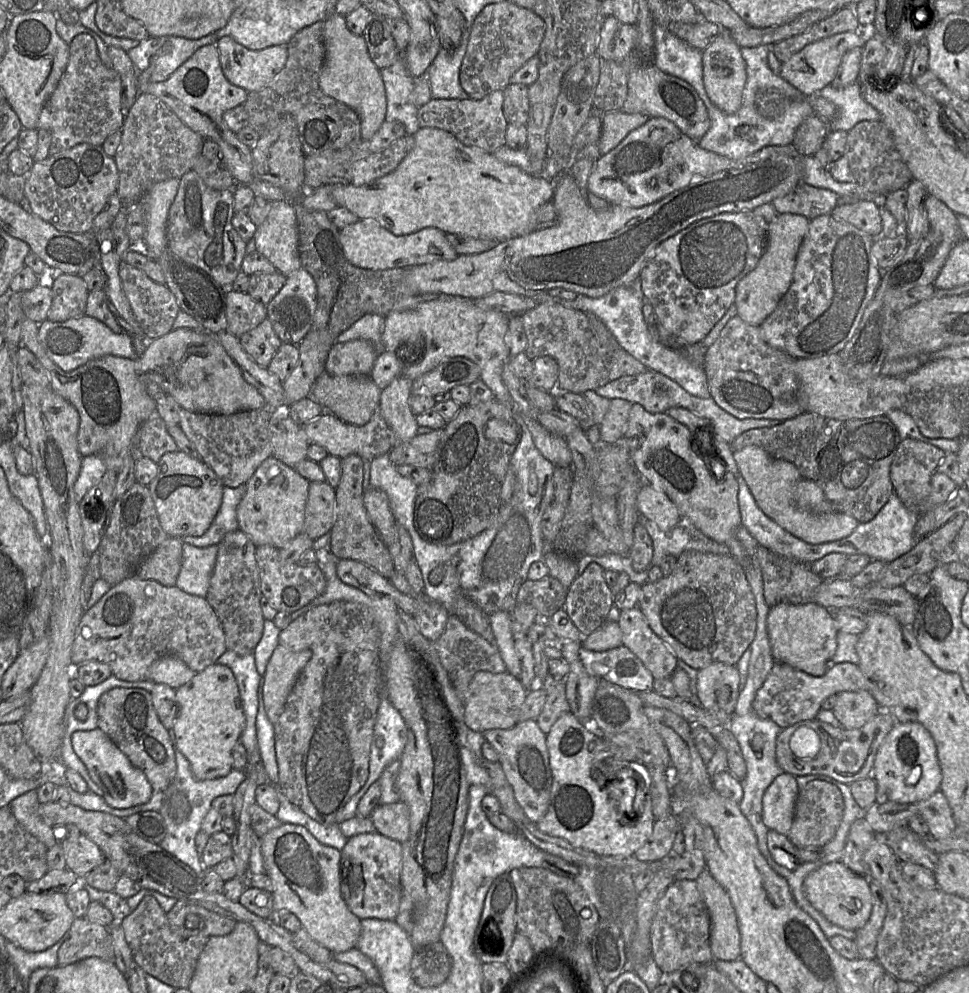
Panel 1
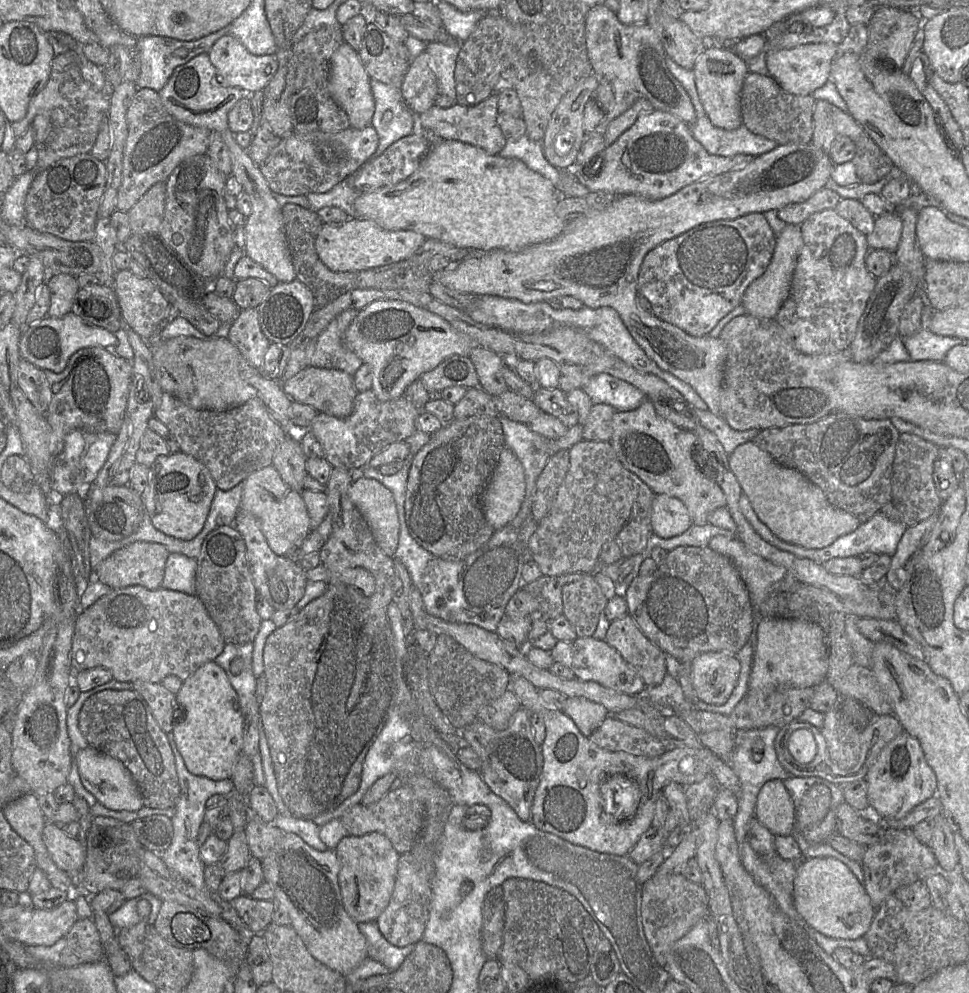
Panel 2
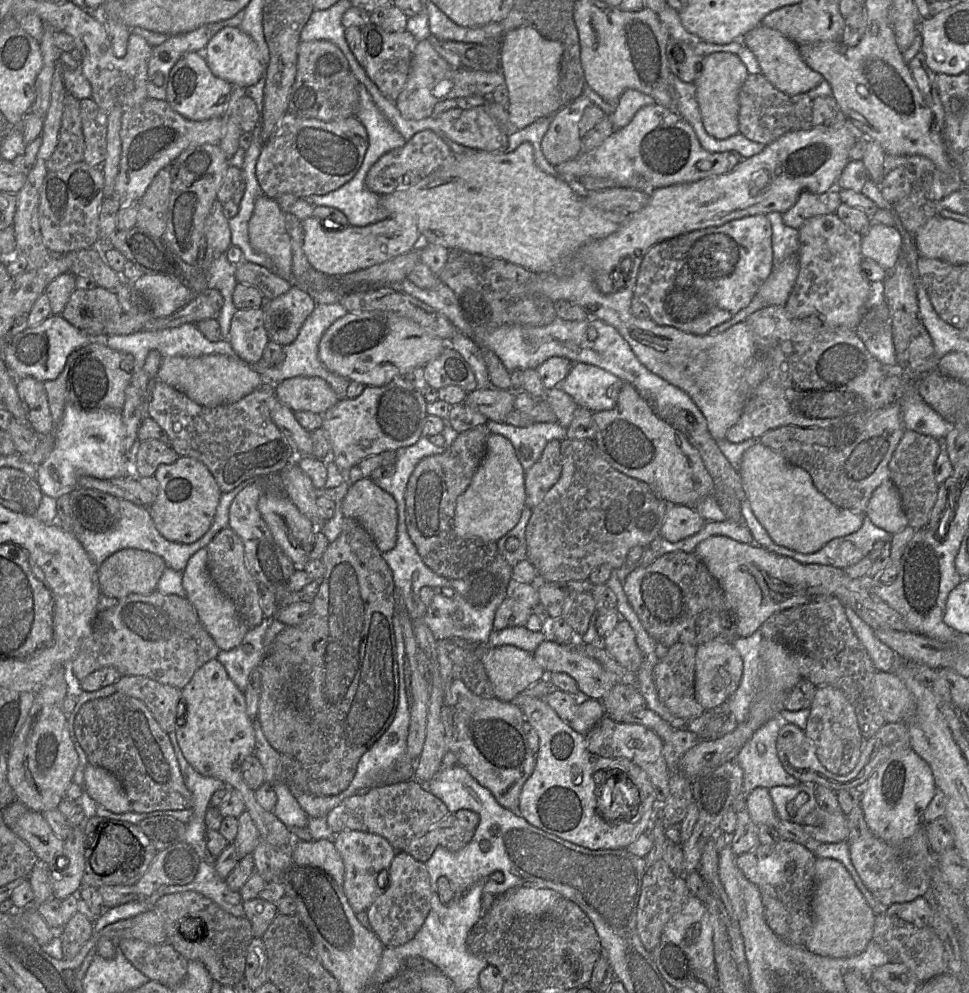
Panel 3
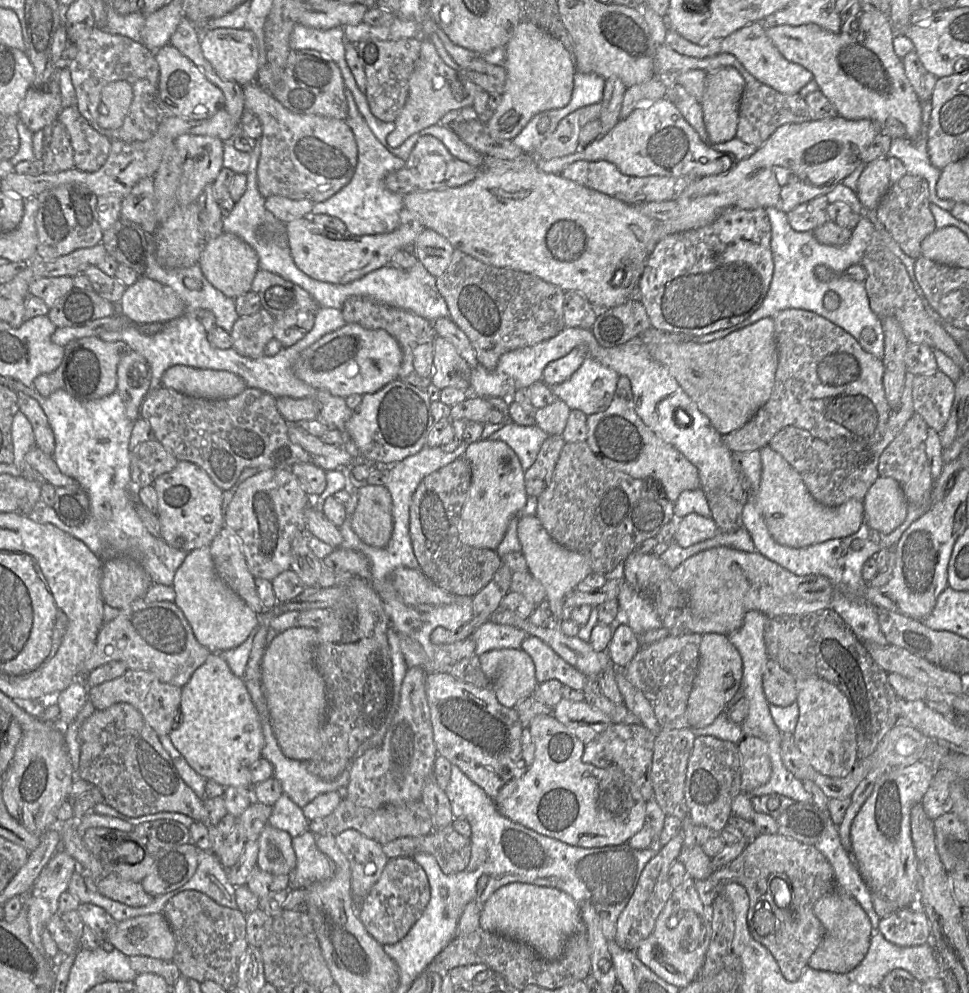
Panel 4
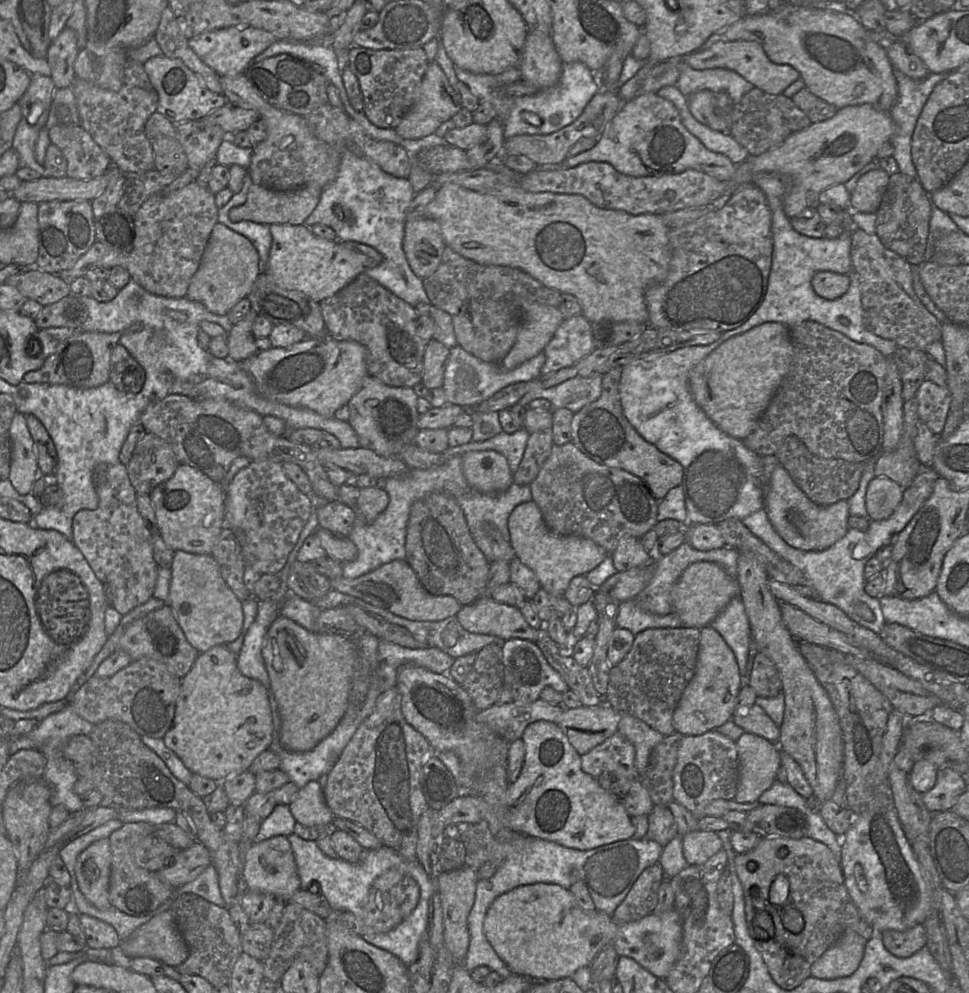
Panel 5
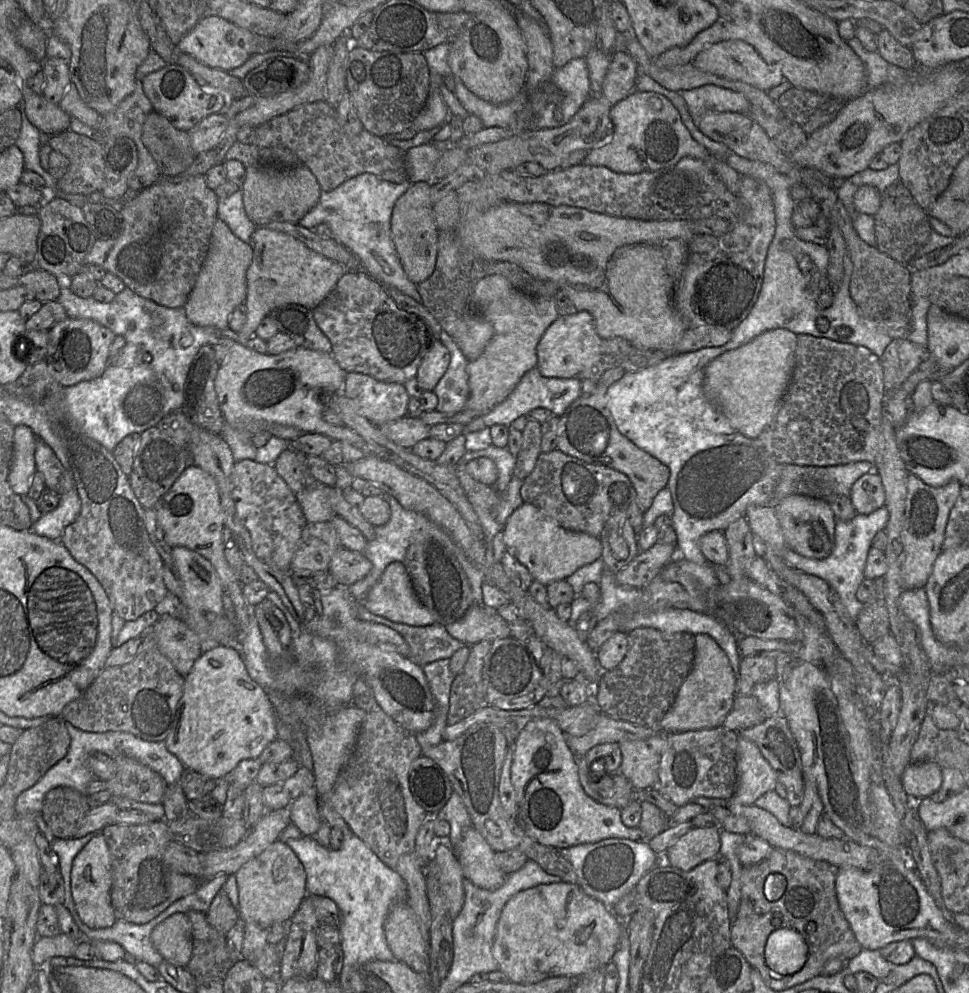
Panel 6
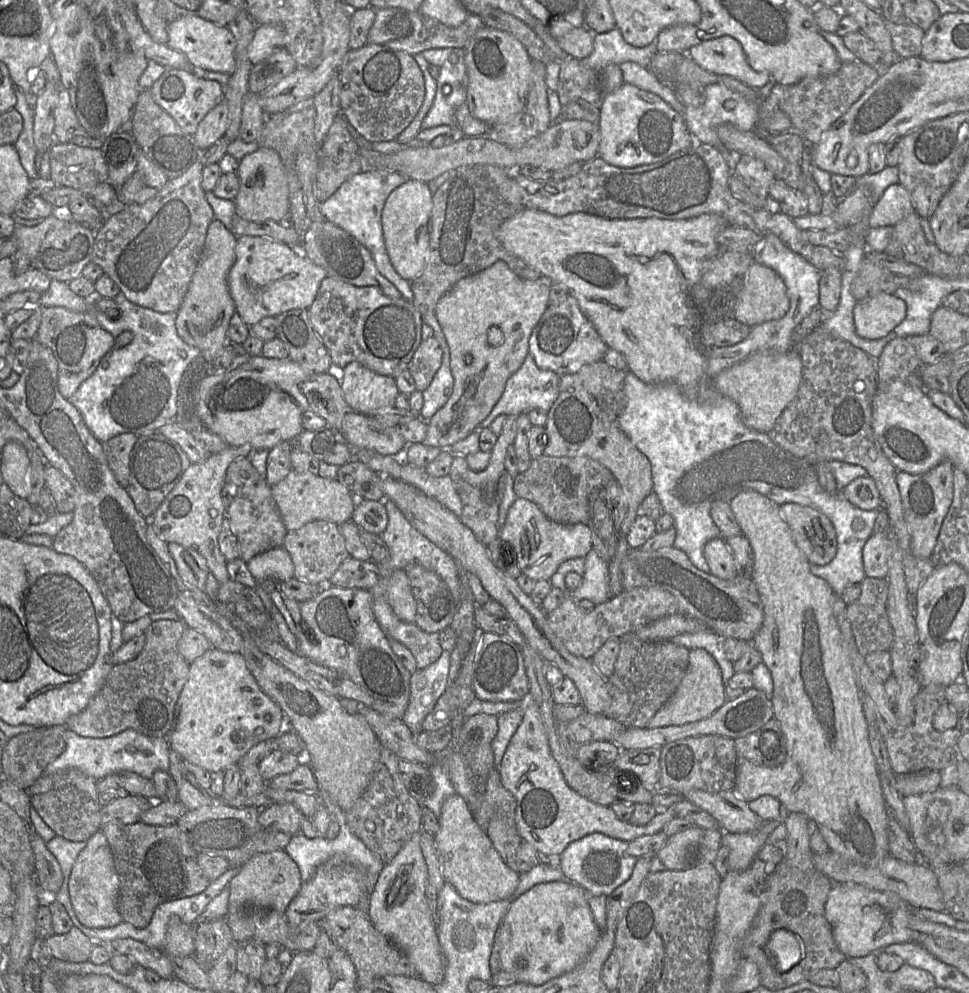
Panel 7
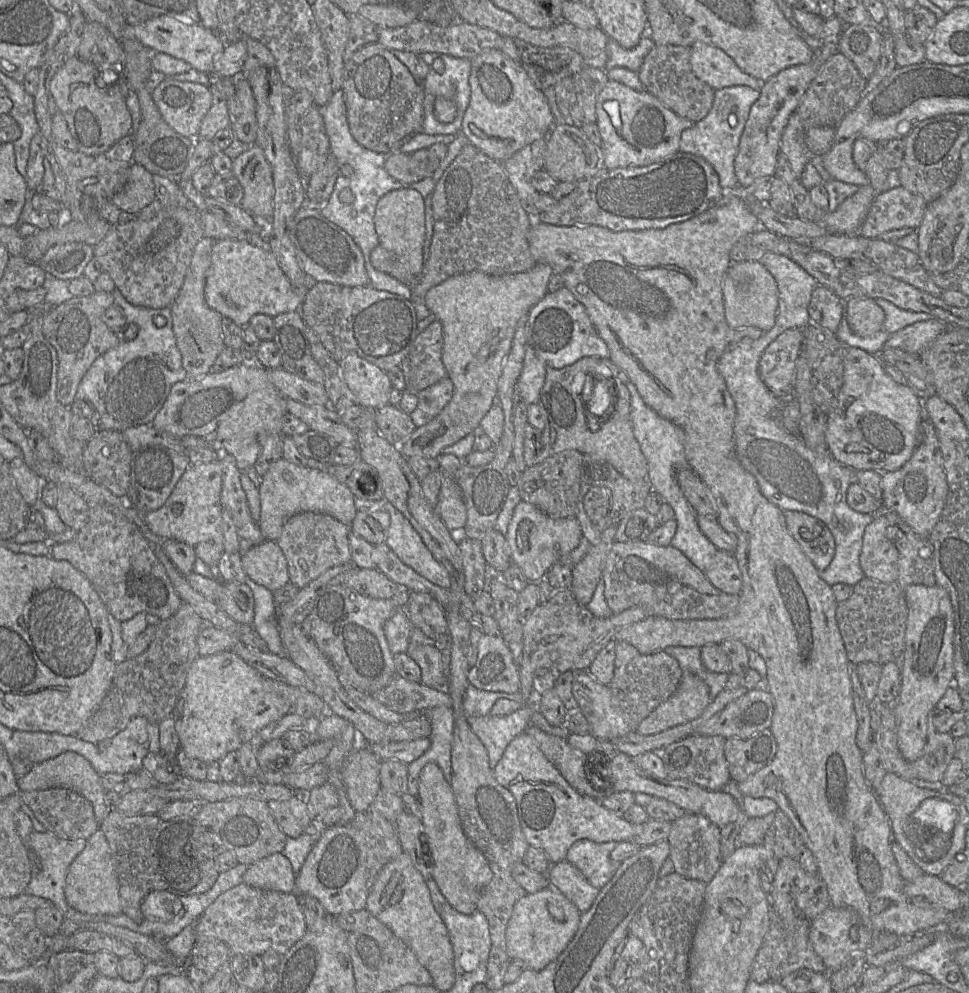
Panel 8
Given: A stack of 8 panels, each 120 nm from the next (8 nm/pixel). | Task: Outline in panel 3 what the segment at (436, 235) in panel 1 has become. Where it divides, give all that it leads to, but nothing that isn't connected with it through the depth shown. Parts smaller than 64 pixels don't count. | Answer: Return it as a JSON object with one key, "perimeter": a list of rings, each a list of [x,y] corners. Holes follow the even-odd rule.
{"perimeter":[[[307,217],[302,220],[304,230],[303,250],[310,264],[319,272],[327,275],[344,275],[362,270],[383,262],[389,261],[399,255],[417,249],[423,242],[416,225],[405,218],[389,217],[387,219],[372,223],[366,226],[347,227],[331,226],[330,230],[324,228],[324,222],[314,217]]]}

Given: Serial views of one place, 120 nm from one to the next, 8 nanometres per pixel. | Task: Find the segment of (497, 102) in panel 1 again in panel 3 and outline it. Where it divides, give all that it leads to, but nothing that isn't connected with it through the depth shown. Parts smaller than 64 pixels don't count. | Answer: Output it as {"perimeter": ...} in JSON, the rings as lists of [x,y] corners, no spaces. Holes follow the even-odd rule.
{"perimeter":[[[485,104],[471,109],[453,108],[436,118],[450,140],[469,150],[507,152],[508,136],[494,124]]]}

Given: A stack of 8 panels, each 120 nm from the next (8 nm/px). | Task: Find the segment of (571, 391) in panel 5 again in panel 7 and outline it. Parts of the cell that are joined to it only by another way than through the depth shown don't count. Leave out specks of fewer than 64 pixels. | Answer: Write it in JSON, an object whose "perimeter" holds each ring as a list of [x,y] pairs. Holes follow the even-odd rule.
{"perimeter":[[[529,353],[520,369],[507,380],[501,398],[478,429],[489,427],[500,415],[520,415],[535,408],[549,411],[559,395],[559,382],[559,374],[541,369]]]}

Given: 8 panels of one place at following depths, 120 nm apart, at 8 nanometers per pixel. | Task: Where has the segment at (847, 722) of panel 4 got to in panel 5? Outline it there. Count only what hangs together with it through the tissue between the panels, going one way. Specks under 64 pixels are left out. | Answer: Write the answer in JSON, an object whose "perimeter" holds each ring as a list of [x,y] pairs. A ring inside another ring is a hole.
{"perimeter":[[[739,552],[735,577],[740,586],[739,598],[750,622],[752,639],[759,652],[775,663],[782,680],[785,712],[777,745],[800,765],[813,789],[813,796],[807,802],[812,810],[819,810],[822,803],[832,798],[842,775],[844,742],[839,718],[828,693],[798,649],[799,641],[794,639],[782,620],[780,602],[769,588],[765,566],[755,554]]]}

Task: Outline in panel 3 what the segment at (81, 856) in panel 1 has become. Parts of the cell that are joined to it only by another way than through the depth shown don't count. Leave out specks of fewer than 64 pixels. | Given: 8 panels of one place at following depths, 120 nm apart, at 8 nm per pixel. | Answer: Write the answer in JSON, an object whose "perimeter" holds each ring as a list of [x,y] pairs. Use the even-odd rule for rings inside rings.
{"perimeter":[[[27,811],[11,830],[29,845],[38,860],[48,866],[56,865],[58,870],[66,867],[68,860],[63,857],[64,841],[53,833],[41,813]]]}

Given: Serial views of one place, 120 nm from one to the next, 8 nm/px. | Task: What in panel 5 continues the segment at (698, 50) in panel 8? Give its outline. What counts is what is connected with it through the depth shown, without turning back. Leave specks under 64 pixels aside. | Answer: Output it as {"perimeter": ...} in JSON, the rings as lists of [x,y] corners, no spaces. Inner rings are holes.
{"perimeter":[[[746,40],[719,41],[710,48],[694,51],[681,60],[696,70],[726,68],[735,71],[754,87],[769,93],[781,94],[794,81],[800,78],[799,72],[788,64],[775,64],[758,42]]]}

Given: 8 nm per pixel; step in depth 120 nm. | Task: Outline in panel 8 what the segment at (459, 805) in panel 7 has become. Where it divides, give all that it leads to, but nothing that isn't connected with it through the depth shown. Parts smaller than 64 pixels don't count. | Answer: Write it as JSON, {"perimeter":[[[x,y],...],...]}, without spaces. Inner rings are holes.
{"perimeter":[[[427,763],[421,770],[417,798],[421,804],[426,842],[433,859],[432,878],[455,910],[472,914],[477,910],[480,889],[491,881],[493,874],[485,856],[464,834],[452,788],[435,763]]]}

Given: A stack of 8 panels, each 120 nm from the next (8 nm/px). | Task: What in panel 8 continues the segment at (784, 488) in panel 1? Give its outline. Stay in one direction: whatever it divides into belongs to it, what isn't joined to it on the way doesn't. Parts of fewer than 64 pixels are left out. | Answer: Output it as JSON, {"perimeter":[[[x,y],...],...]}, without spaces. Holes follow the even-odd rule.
{"perimeter":[[[784,511],[786,526],[803,553],[818,571],[831,563],[835,554],[835,540],[821,520],[798,511]]]}

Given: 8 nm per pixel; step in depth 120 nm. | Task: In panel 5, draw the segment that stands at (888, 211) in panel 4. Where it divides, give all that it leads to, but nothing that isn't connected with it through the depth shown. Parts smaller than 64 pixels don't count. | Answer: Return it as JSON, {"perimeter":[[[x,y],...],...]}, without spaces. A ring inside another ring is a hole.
{"perimeter":[[[900,172],[891,175],[875,216],[875,233],[881,243],[909,264],[920,265],[924,261],[931,208],[919,180]]]}

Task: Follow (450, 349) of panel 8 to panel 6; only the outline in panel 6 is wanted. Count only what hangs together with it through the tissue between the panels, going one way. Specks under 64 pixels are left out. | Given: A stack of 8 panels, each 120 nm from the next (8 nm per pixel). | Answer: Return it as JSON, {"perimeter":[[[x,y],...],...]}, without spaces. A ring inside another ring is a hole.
{"perimeter":[[[500,274],[478,280],[472,288],[471,301],[494,328],[494,336],[482,355],[467,366],[470,395],[464,409],[489,412],[502,403],[522,376],[537,367],[537,345],[546,329],[559,317],[555,298],[533,297],[516,289]]]}

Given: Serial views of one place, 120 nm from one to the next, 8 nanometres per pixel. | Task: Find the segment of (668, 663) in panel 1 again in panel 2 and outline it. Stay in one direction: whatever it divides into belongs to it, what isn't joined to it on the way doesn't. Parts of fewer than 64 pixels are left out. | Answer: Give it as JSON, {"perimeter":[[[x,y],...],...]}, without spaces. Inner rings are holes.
{"perimeter":[[[629,613],[611,622],[605,641],[635,669],[646,686],[663,681],[666,653],[644,635]]]}

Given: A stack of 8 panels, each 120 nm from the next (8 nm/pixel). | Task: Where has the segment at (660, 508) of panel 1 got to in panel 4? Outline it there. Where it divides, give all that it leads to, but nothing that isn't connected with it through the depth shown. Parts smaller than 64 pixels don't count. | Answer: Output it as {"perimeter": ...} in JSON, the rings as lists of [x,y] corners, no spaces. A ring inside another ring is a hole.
{"perimeter":[[[690,513],[677,520],[674,543],[687,548],[698,542],[710,539],[717,533],[719,533],[719,529],[712,518]]]}

